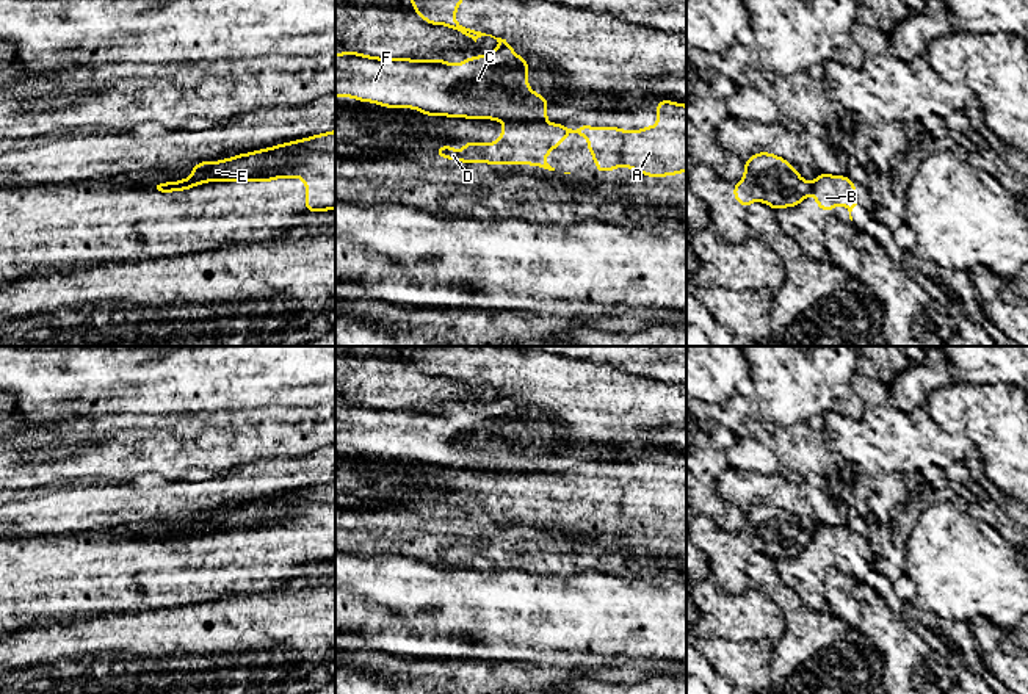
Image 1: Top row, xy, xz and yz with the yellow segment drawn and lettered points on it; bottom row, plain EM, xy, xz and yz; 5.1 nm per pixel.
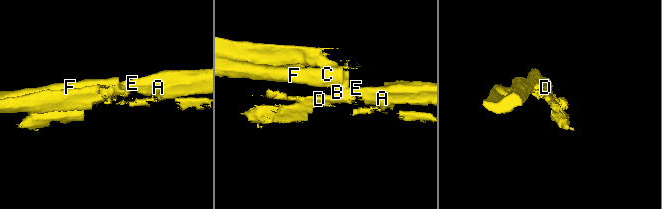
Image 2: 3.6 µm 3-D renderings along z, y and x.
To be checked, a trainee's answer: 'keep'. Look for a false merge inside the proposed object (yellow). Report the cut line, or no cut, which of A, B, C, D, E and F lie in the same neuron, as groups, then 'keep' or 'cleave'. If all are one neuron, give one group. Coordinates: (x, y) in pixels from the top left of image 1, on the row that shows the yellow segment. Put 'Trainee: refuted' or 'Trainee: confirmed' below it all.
xz (503, 119), (546, 121) | A B D E / C F | cleave
Trainee: refuted

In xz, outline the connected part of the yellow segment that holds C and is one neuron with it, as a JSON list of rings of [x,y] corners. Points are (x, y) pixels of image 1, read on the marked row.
[[[412,0],[412,11],[417,11],[418,16],[420,16],[425,22],[431,23],[431,25],[439,25],[439,23],[442,23],[442,25],[445,25],[445,27],[450,27],[451,30],[456,30],[456,31],[459,31],[461,34],[472,38],[475,42],[476,42],[476,39],[481,38],[481,36],[490,36],[490,38],[494,38],[494,39],[500,44],[498,49],[495,49],[494,52],[490,52],[489,55],[484,55],[484,56],[480,56],[480,55],[476,55],[476,56],[469,56],[465,61],[458,63],[458,64],[447,63],[447,61],[443,61],[442,58],[439,58],[439,60],[409,60],[409,58],[386,58],[386,56],[384,56],[384,58],[376,58],[376,56],[368,56],[368,55],[364,55],[364,53],[356,53],[356,52],[335,53],[335,97],[353,97],[353,99],[360,100],[360,102],[371,102],[371,103],[382,105],[382,107],[386,107],[386,108],[414,108],[414,110],[418,110],[420,113],[423,113],[423,114],[426,114],[426,116],[448,116],[448,117],[467,117],[467,119],[494,119],[494,121],[512,121],[512,122],[525,122],[525,121],[528,121],[528,122],[539,122],[539,121],[547,121],[547,97],[545,97],[545,96],[539,96],[539,94],[536,94],[533,89],[528,88],[528,63],[527,63],[527,60],[522,58],[522,56],[519,56],[519,55],[511,49],[511,44],[509,44],[506,39],[495,38],[495,36],[492,36],[492,34],[486,34],[486,33],[481,33],[481,31],[475,31],[475,30],[472,30],[472,28],[469,28],[469,27],[459,25],[459,23],[454,20],[454,14],[456,14],[456,11],[458,11],[458,8],[459,8],[459,2],[461,2],[461,0]]]

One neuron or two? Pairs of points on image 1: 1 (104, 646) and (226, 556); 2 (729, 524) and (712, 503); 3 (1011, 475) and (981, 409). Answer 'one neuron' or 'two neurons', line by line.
1: two neurons
2: one neuron
3: one neuron

